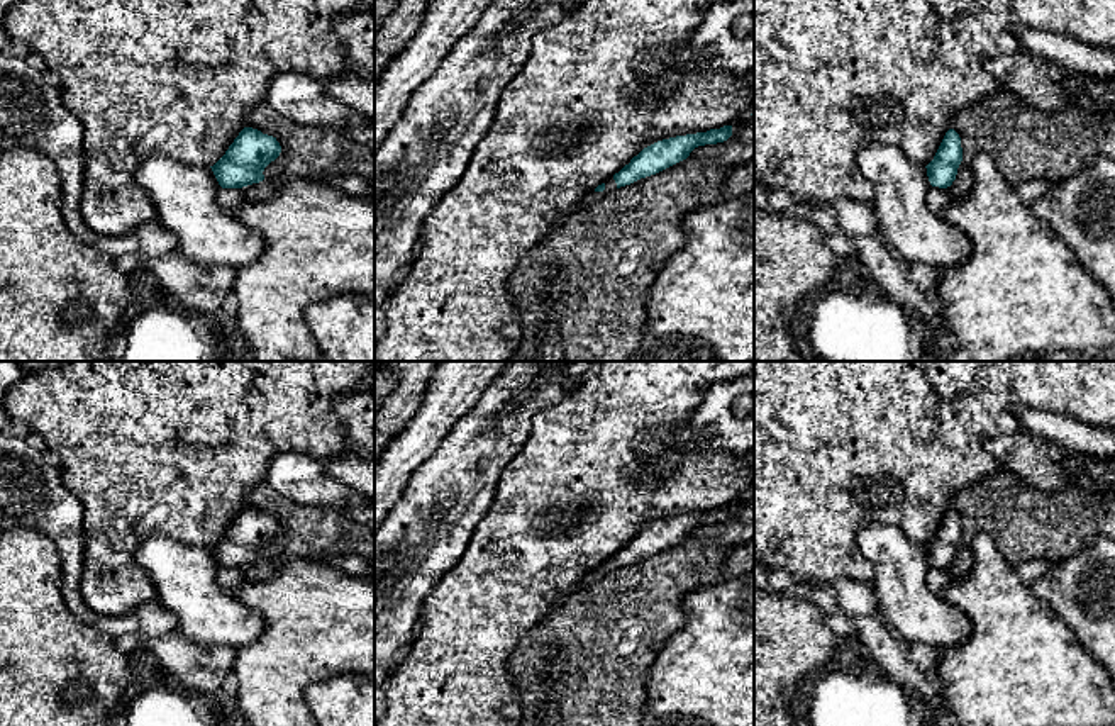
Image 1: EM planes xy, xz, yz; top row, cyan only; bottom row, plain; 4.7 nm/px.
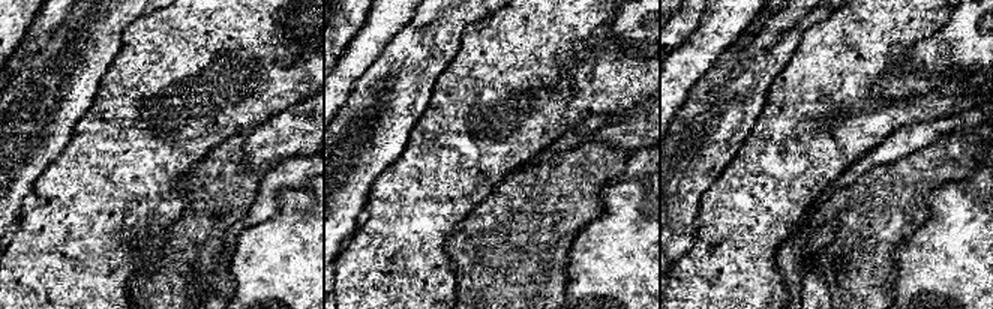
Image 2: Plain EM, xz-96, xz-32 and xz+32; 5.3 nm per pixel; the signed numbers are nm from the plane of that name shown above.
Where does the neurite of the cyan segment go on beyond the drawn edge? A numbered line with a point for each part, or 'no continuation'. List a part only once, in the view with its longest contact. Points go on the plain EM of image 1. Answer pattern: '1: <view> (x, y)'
1: xz (610, 564)

